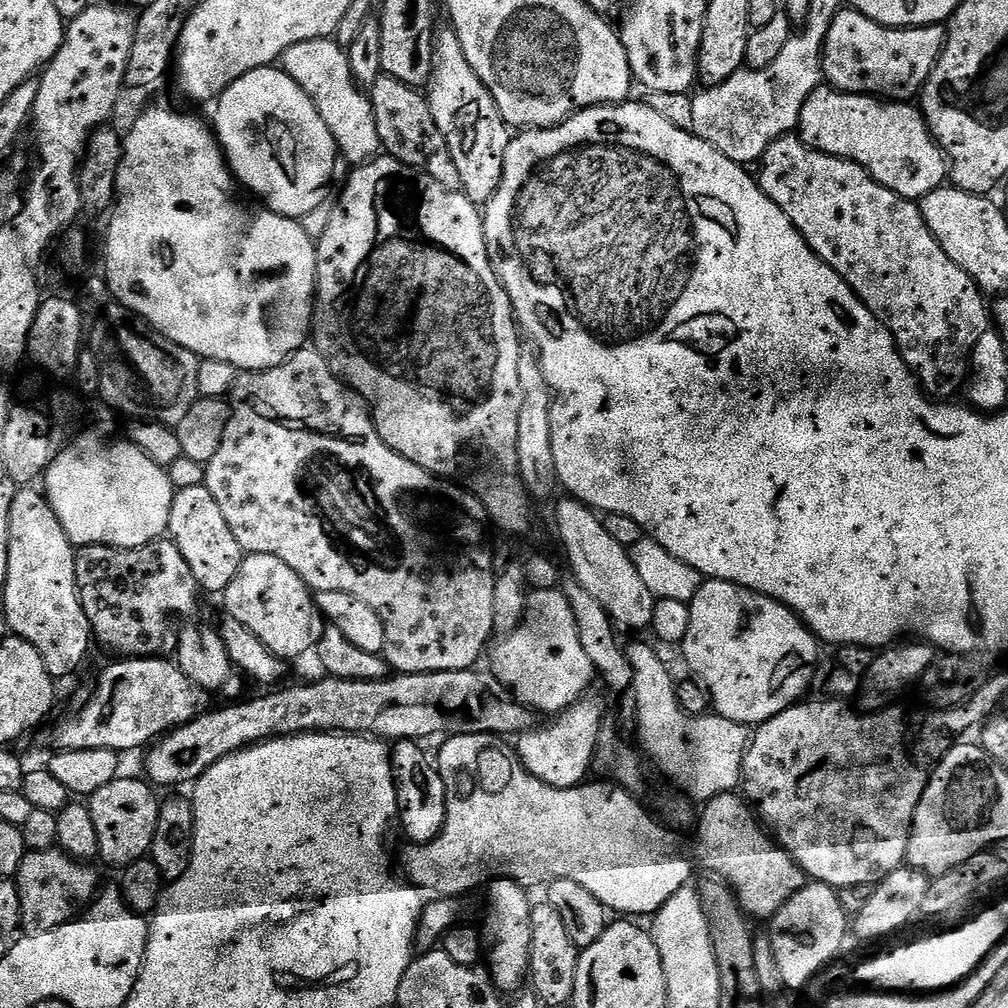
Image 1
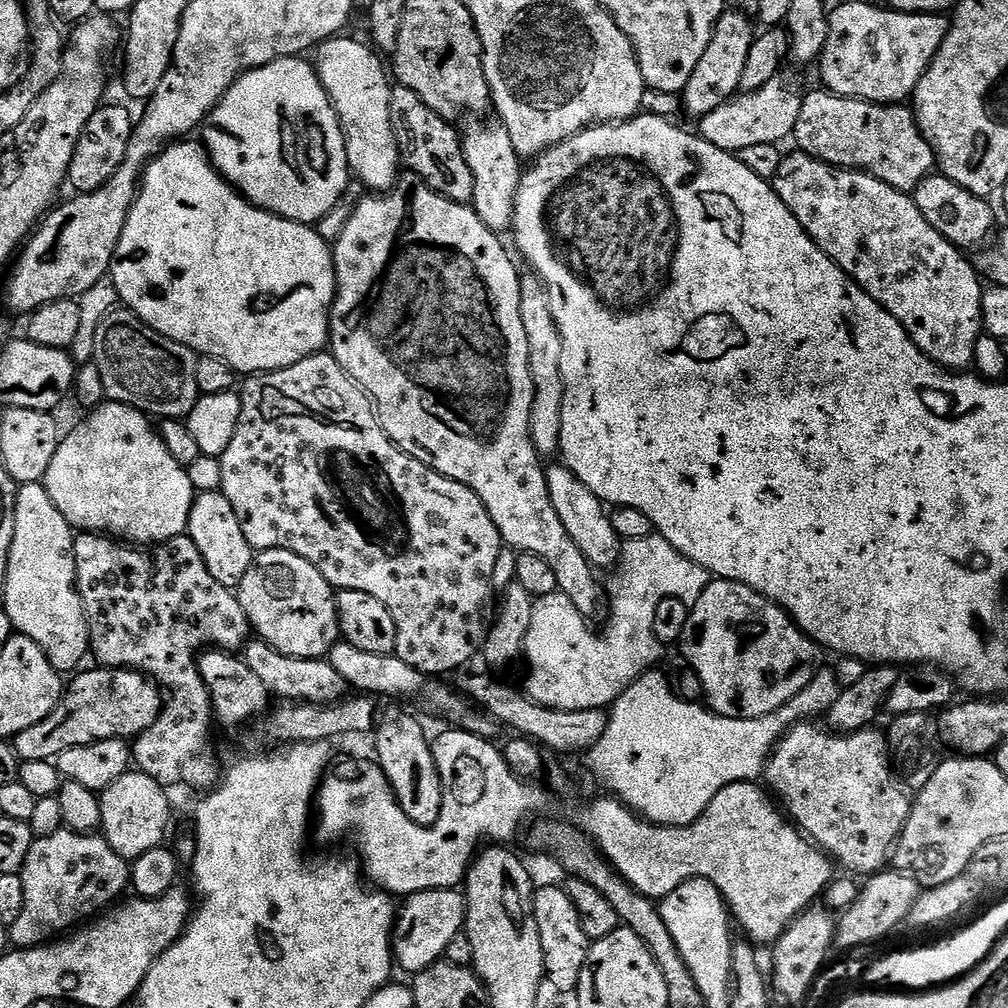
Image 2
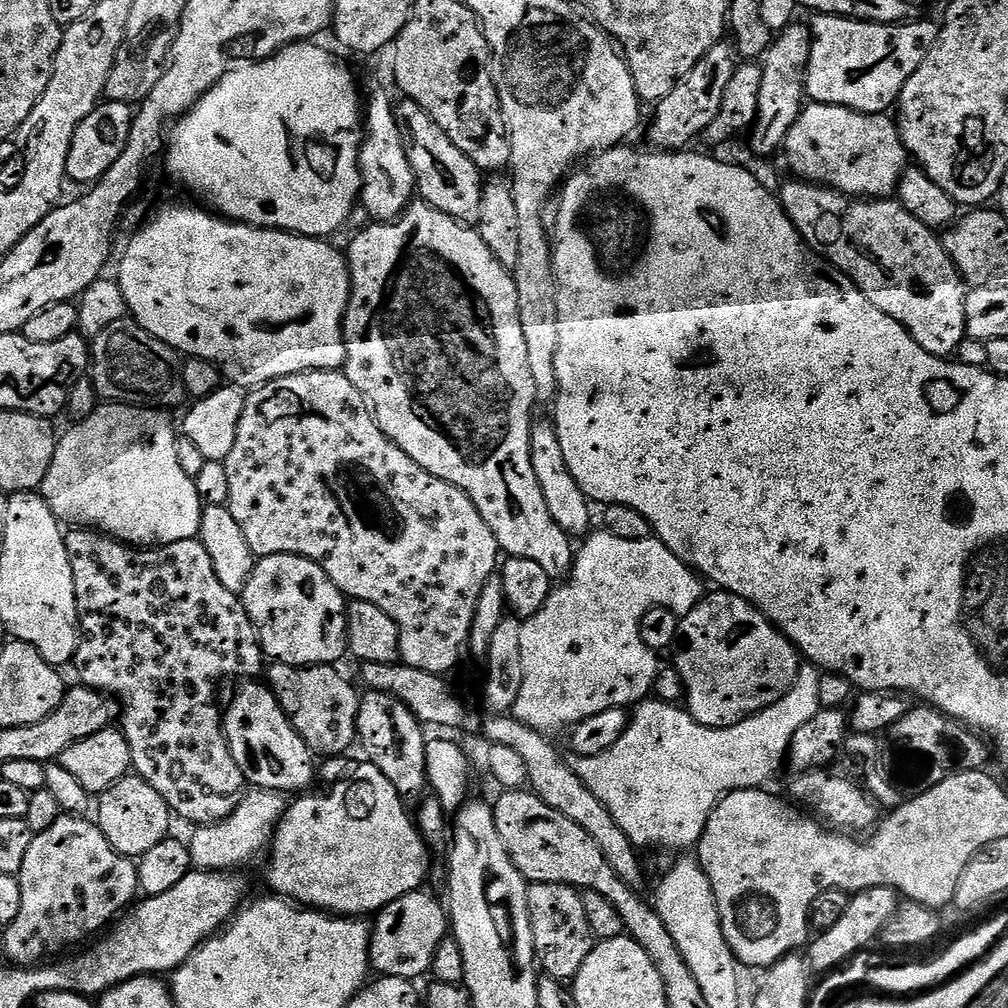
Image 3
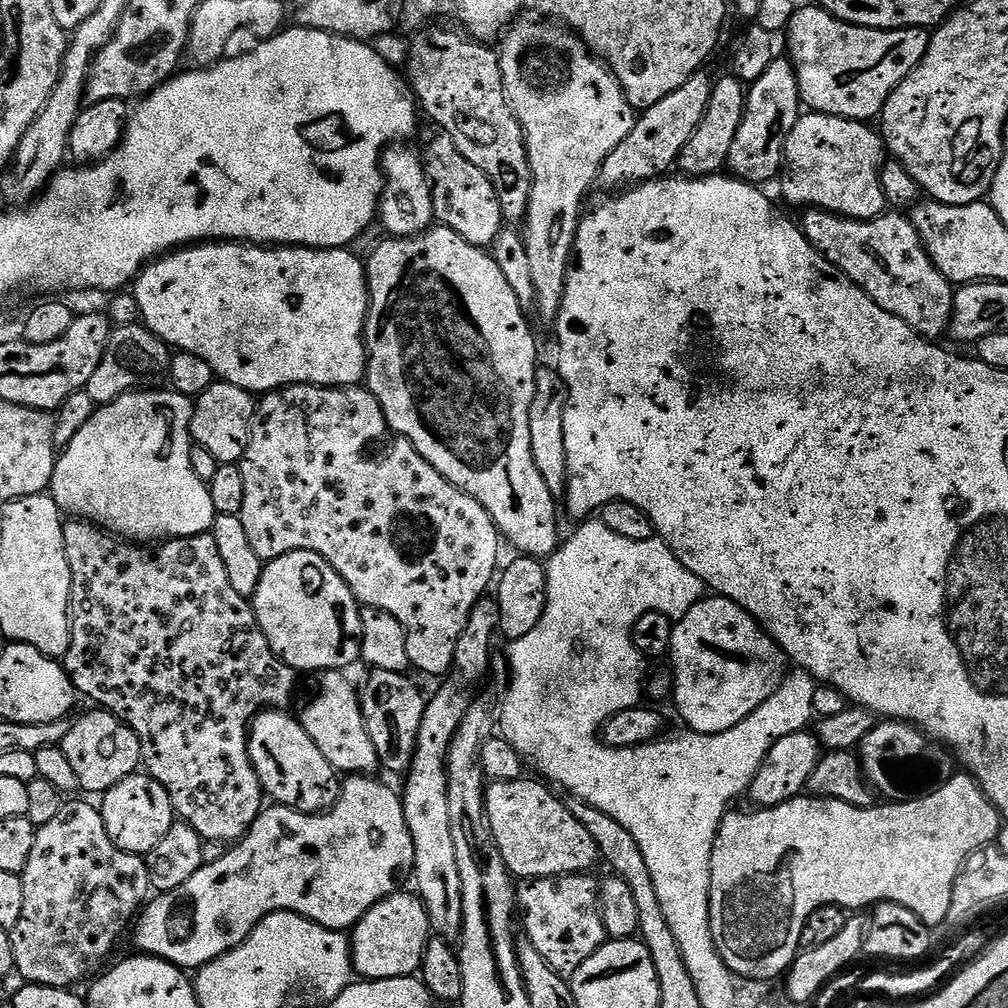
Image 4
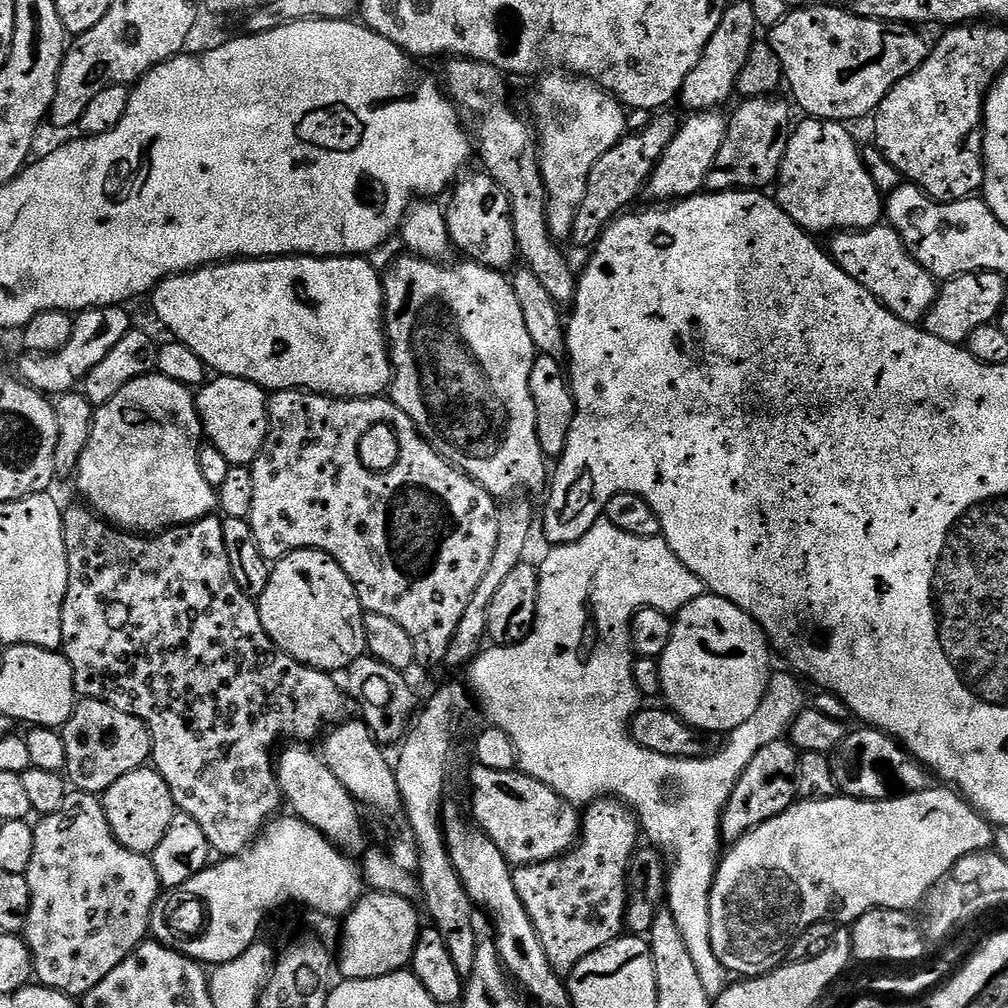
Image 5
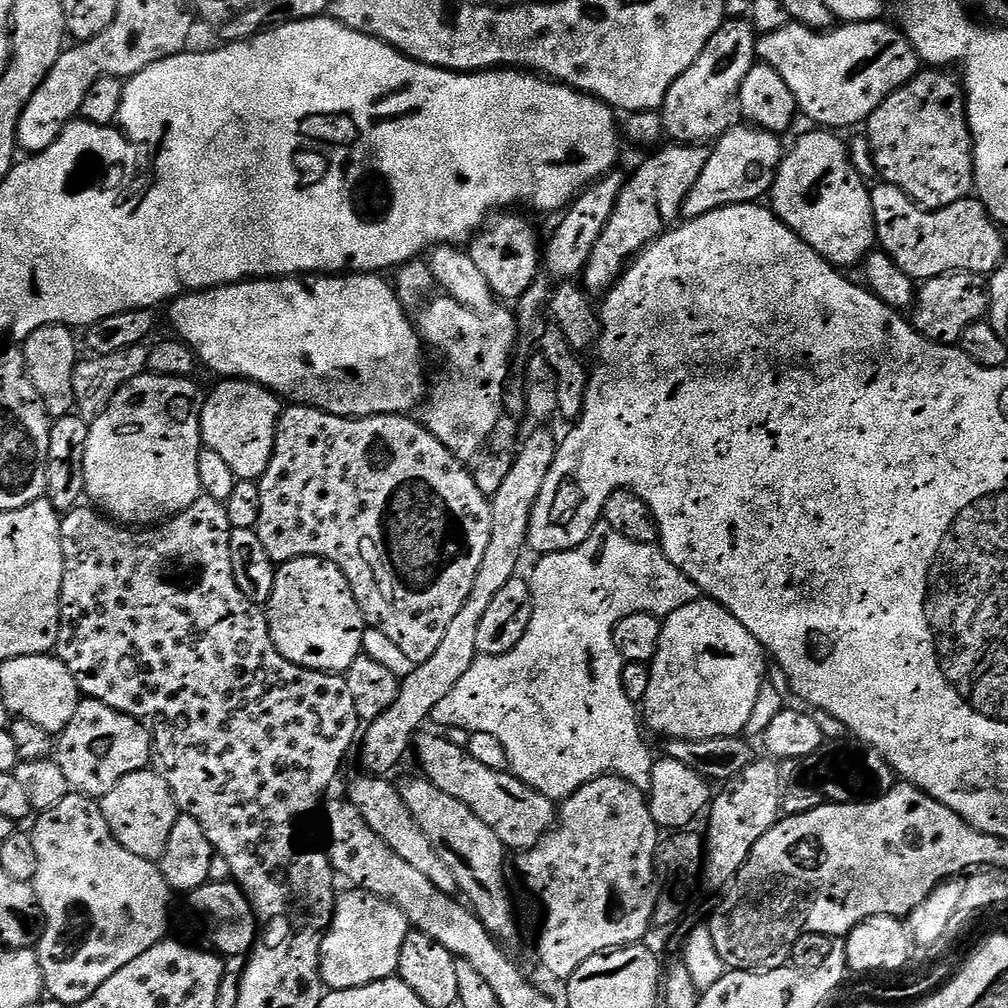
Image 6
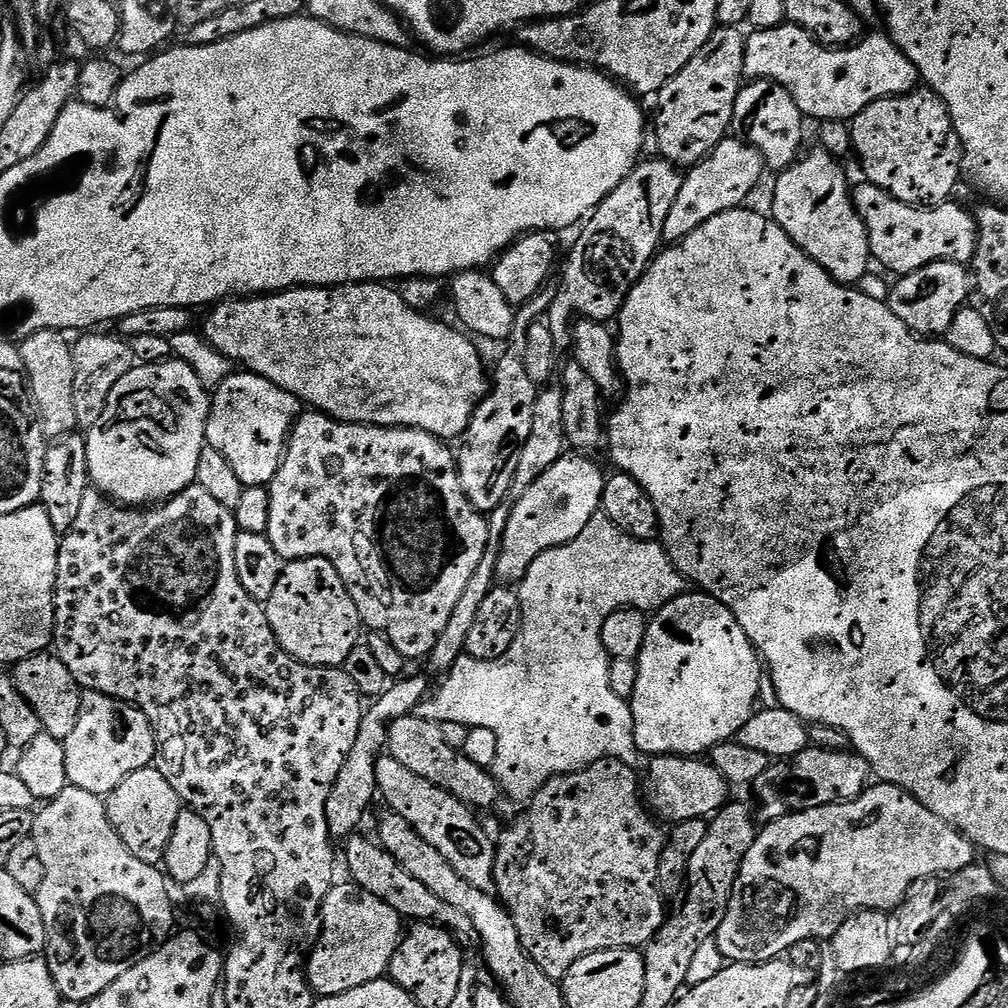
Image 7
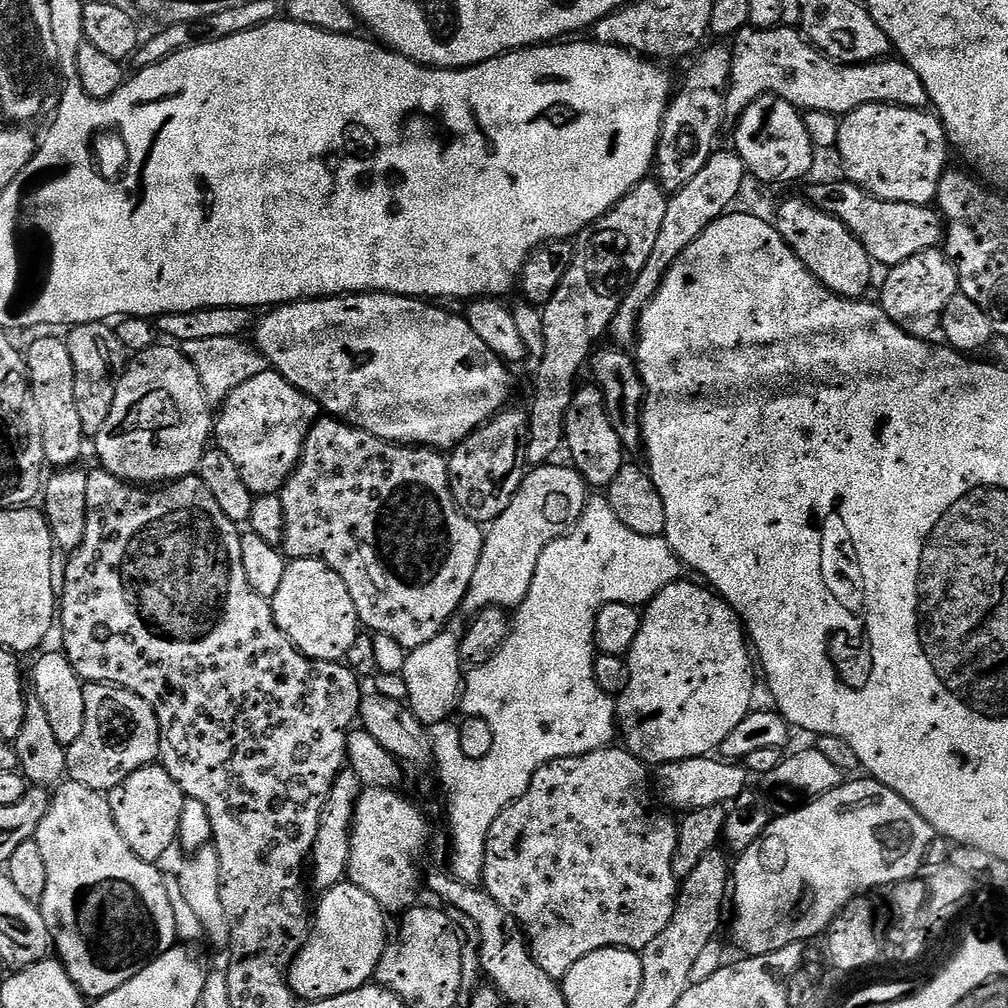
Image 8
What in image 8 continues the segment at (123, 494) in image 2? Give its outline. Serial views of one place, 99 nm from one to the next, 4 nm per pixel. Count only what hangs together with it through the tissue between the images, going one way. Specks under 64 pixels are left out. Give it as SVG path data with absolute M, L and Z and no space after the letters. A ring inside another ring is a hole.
M168 347L172 348L148 348L135 353L127 361L114 394L114 406L110 406L110 414L106 422L102 422L102 430L98 430L94 437L99 467L119 480L137 486L163 486L183 476L193 475L199 469L200 459L204 457L214 432L214 412L208 409L210 401L202 390L198 370L179 347Z

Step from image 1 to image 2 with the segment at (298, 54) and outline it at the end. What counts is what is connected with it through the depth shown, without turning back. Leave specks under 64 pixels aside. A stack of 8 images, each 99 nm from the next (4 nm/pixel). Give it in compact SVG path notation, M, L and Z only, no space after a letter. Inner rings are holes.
M340 34L333 39L324 40L315 49L314 55L316 55L316 66L314 64L316 79L319 81L335 119L339 123L340 133L344 136L344 153L348 159L349 173L355 179L357 176L368 187L368 190L376 194L383 194L397 187L396 171L401 171L402 165L393 134L389 130L387 101L390 88L385 65L383 68L379 58L366 45L351 40L348 34Z

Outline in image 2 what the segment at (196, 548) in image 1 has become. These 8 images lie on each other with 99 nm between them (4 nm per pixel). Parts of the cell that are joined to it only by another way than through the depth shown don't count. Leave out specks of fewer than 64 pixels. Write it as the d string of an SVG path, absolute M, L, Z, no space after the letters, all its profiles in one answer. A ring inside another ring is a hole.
M202 492L193 499L192 508L188 511L186 535L198 548L206 570L210 570L212 577L222 586L235 589L253 566L254 550L246 542L230 502L226 502L226 498L219 492Z

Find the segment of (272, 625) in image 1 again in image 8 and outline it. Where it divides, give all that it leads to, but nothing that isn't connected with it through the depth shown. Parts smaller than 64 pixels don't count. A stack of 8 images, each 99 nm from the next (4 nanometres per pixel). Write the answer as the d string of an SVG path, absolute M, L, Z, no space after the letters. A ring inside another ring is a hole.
M320 560L291 561L286 574L282 574L278 594L274 594L270 603L276 624L309 660L343 661L356 637L361 635L358 610L354 610L354 598L350 598L346 582Z

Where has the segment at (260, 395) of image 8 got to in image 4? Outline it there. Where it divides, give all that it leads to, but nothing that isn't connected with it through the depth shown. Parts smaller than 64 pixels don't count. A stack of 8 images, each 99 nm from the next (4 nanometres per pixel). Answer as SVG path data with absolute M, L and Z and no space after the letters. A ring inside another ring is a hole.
M211 384L202 395L195 397L192 410L192 439L199 447L214 454L217 465L239 464L250 442L252 422L256 418L257 401L253 393L233 384Z

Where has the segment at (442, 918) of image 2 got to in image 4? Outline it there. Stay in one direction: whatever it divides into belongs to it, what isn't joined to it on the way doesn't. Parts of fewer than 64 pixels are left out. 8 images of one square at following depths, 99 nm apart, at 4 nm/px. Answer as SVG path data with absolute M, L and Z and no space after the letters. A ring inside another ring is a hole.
M401 890L378 902L350 932L352 970L365 980L388 981L390 978L416 976L422 954L430 939L428 915L420 897Z

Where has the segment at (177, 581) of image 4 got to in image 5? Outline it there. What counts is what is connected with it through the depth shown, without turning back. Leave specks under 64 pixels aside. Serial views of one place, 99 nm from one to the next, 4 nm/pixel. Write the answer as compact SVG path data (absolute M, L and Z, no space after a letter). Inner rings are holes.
M83 507L63 509L64 541L68 559L68 589L62 606L60 648L70 662L77 697L113 704L118 710L142 721L148 727L148 733L152 739L151 763L166 782L166 786L170 786L177 809L190 814L190 818L194 818L194 822L202 826L202 834L206 834L208 847L213 853L220 852L216 854L224 858L236 856L260 835L261 828L282 808L280 784L276 781L272 747L279 740L312 742L308 740L314 739L316 735L319 737L325 730L341 723L345 719L344 711L347 710L349 704L345 689L341 685L341 689L336 685L337 677L333 673L323 672L317 668L305 668L303 664L299 664L297 660L280 651L268 637L262 626L257 601L253 597L242 594L242 590L238 590L238 582L234 582L234 574L230 574L230 558L226 558L224 520L219 515L204 516L187 526L169 528L145 538L143 535L129 534L117 528L97 515L91 507Z

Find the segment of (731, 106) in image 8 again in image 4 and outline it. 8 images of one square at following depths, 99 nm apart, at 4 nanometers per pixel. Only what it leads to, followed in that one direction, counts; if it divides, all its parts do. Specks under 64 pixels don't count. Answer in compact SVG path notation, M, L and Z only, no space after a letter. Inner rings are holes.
M819 6L797 7L787 36L801 101L813 112L865 122L879 117L893 90L919 66L930 39L923 28L878 30L847 24Z

